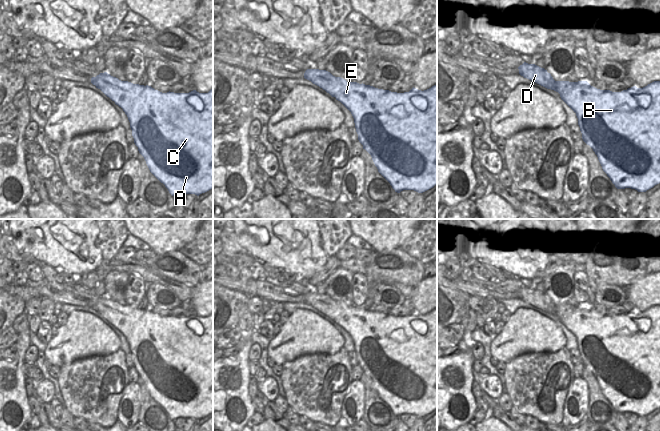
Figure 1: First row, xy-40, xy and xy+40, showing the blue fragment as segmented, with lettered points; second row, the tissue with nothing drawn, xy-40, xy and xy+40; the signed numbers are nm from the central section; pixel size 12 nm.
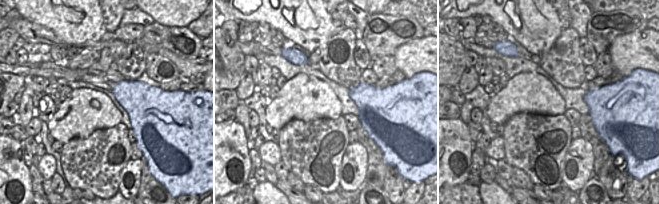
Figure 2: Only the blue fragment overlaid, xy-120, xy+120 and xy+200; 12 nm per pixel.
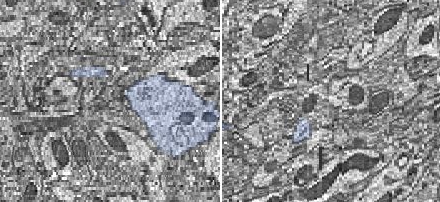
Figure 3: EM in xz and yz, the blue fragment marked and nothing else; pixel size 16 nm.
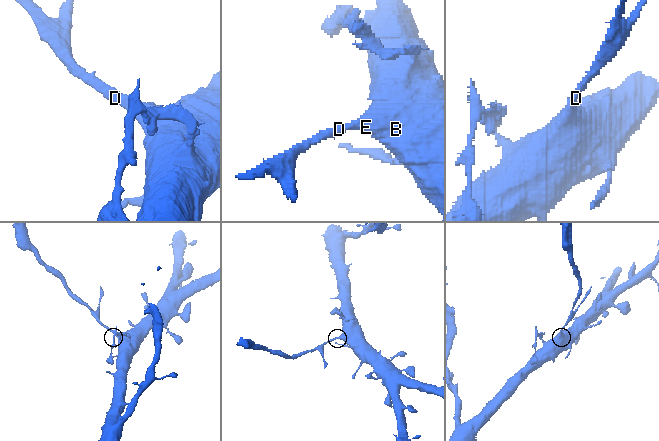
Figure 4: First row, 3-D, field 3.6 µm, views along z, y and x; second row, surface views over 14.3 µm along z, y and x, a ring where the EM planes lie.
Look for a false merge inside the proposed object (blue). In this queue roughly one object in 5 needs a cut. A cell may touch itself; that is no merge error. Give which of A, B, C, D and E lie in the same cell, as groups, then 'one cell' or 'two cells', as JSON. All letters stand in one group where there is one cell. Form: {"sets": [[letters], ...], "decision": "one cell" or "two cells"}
{"sets": [["A", "B", "C", "E"], ["D"]], "decision": "two cells"}

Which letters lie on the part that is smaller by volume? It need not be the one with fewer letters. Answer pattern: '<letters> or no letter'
D

